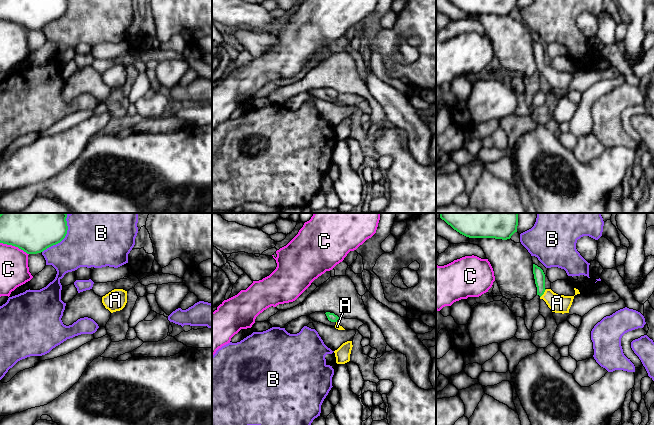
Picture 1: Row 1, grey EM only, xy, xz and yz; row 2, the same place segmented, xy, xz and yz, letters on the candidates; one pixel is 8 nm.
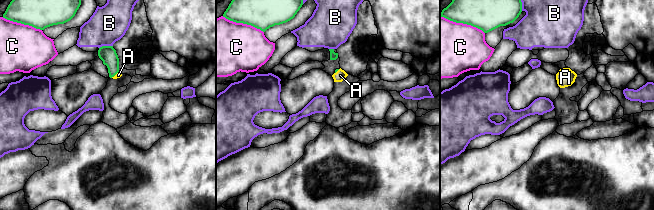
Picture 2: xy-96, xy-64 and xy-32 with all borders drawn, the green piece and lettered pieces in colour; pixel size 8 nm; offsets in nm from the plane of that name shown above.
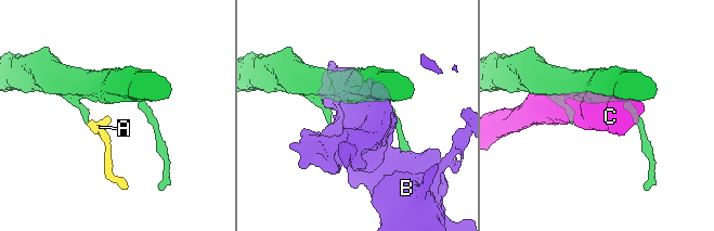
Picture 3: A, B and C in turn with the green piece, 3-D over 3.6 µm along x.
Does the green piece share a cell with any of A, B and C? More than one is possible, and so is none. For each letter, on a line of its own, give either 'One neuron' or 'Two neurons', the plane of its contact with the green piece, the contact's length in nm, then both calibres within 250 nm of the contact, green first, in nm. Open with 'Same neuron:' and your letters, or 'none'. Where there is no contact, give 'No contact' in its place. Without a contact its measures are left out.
Same neuron: A
A: One neuron. Touches green in yz. Shared border 90 nm. Thickness 90 nm (green) against 140 nm
B: Two neurons. Touches green in xy. Shared border 300 nm. Thickness 240 nm (green) against 360 nm
C: Two neurons. Touches green in xy. Shared border 260 nm. Thickness 240 nm (green) against 240 nm

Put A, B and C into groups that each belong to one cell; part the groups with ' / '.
A / B / C

